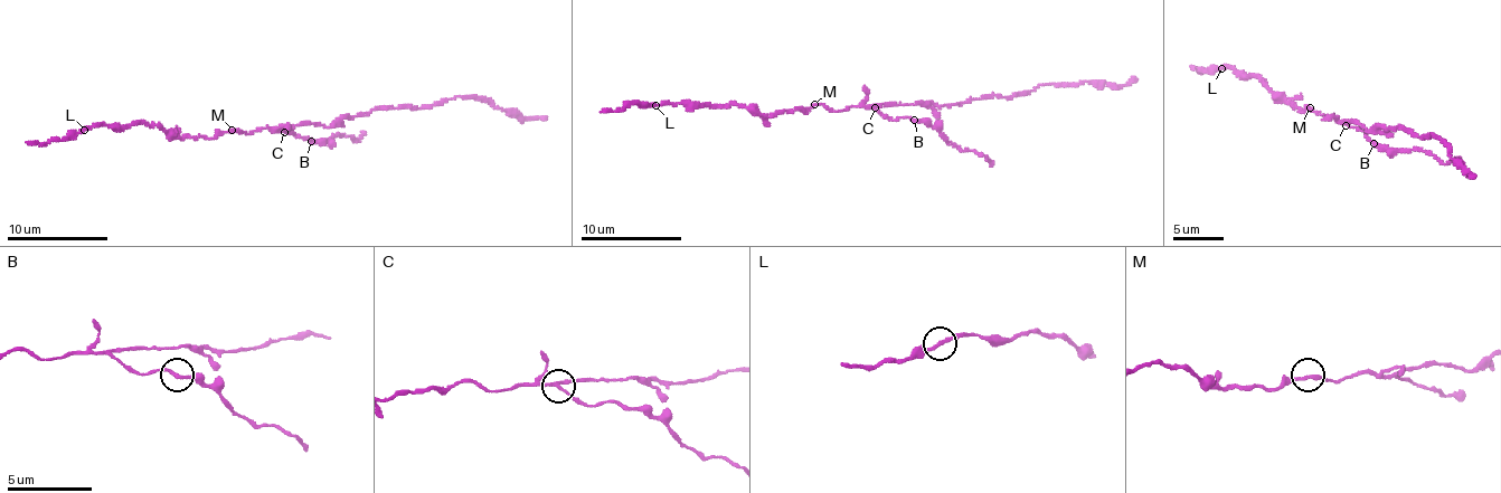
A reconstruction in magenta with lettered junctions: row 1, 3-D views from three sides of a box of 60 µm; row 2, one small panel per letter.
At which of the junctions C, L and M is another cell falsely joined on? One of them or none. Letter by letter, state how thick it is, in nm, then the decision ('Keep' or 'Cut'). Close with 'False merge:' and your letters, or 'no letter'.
C: Thickness 160 nm. Cut
L: Thickness 190 nm. Keep
M: Thickness 200 nm. Keep
False merge: C

